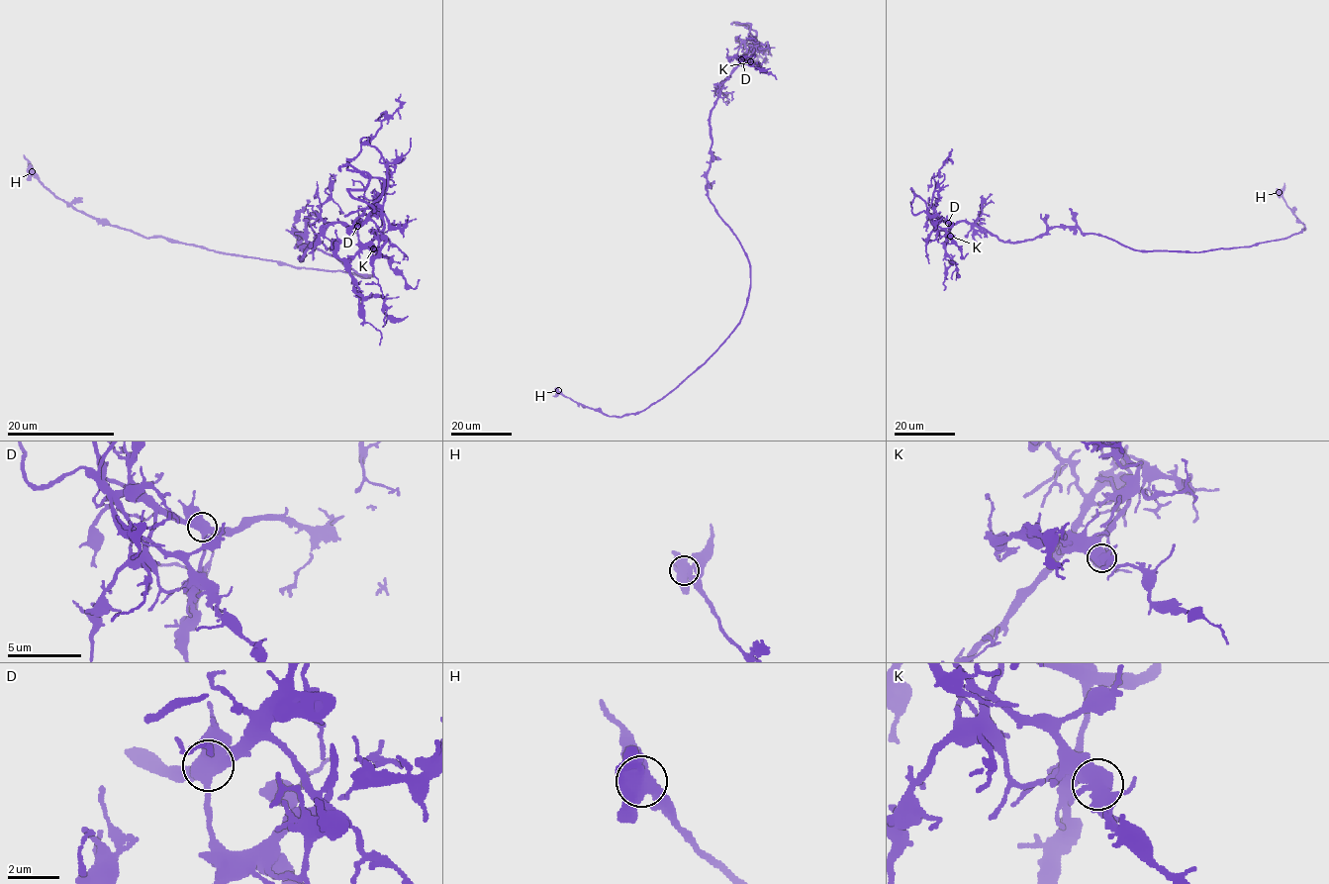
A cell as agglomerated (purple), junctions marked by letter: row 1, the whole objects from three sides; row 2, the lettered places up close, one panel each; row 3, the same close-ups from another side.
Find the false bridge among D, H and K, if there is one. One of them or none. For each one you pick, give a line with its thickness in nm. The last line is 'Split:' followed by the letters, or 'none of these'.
D: 600 nm thick
Split: D

